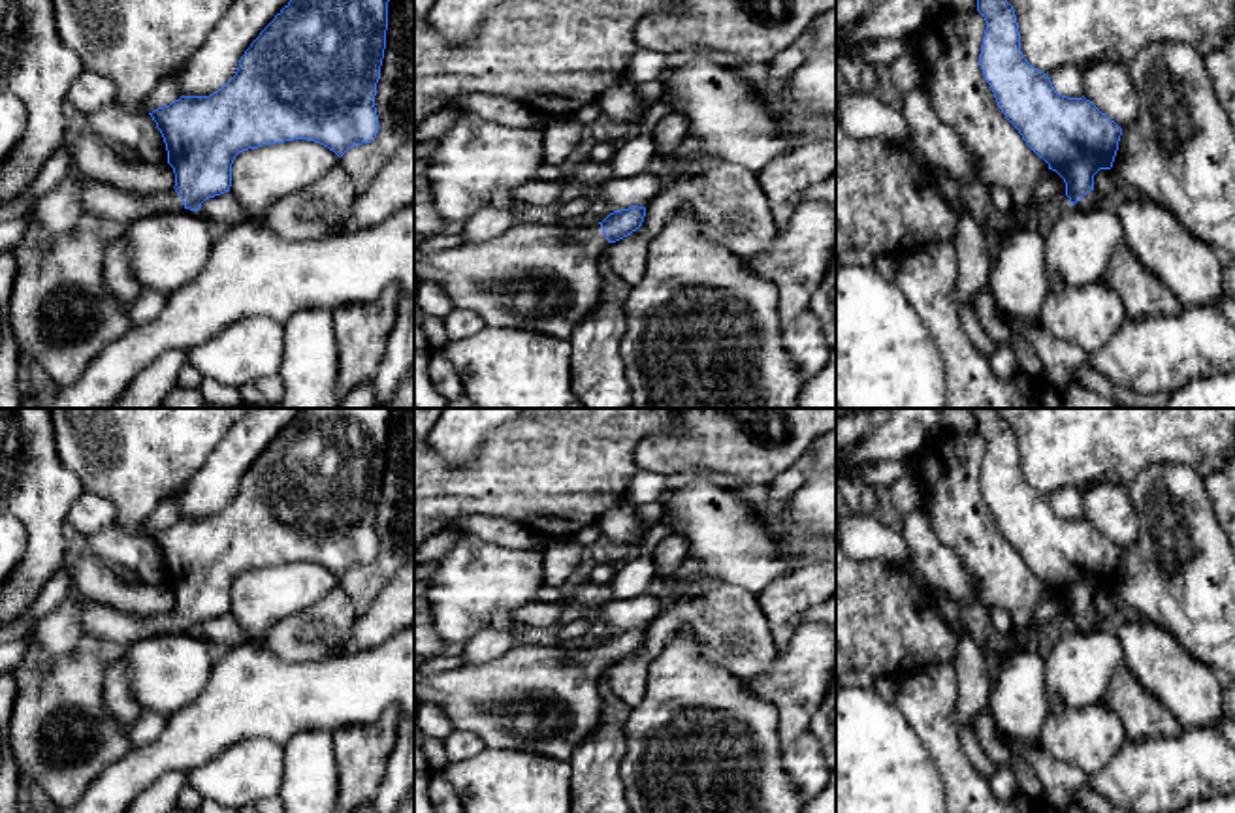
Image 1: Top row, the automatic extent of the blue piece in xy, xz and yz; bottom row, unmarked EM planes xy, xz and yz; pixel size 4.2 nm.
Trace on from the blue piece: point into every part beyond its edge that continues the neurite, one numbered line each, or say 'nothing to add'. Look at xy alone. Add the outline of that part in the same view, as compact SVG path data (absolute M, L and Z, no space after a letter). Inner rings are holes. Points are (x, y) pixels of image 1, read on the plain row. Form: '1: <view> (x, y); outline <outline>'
1: xy (102, 623); outline M75 597L72 602L85 636L96 644L134 644L151 636L184 630L183 619L173 612L160 615L126 614L102 602Z

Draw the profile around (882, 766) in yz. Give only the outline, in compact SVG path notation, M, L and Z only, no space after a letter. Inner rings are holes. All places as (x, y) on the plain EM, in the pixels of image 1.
M872 687L836 691L836 813L947 813L938 764L898 706Z

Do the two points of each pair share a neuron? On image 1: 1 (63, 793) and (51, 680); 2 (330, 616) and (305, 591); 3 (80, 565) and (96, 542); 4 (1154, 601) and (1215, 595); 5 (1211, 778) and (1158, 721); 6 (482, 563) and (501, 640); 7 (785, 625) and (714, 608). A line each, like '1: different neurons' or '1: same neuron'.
1: same neuron
2: different neurons
3: different neurons
4: same neuron
5: different neurons
6: different neurons
7: different neurons

